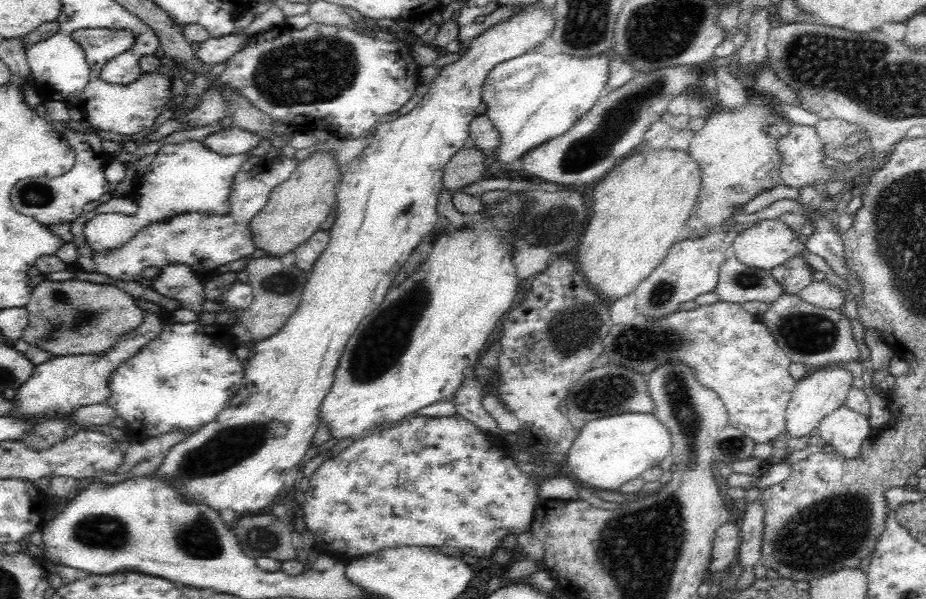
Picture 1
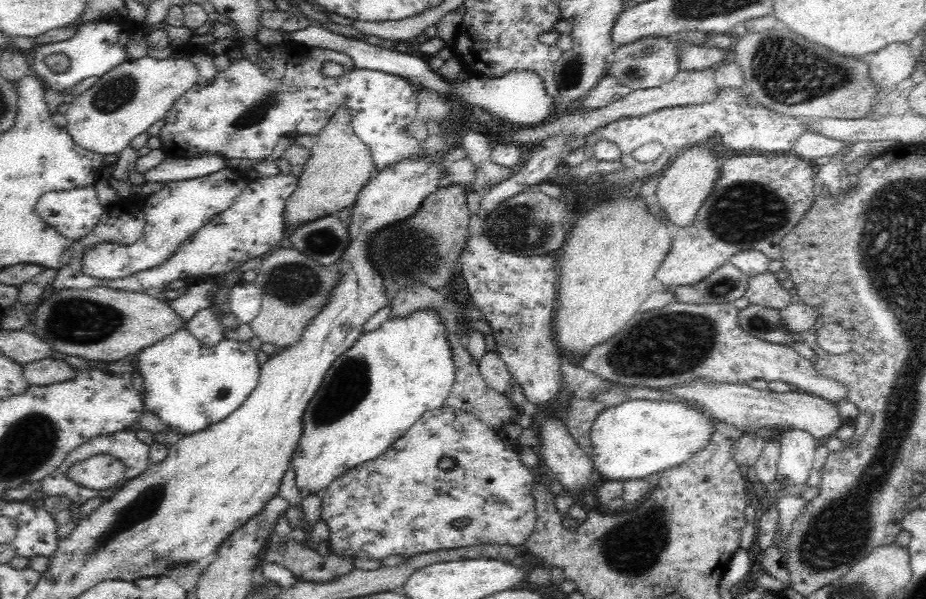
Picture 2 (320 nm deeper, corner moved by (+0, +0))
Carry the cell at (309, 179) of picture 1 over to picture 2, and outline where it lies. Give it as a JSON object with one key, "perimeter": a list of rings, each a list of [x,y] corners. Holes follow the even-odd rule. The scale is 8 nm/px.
{"perimeter":[[[342,104],[336,110],[317,137],[316,144],[311,148],[310,158],[303,165],[297,190],[286,202],[283,219],[288,228],[296,228],[304,222],[324,218],[346,206],[353,206],[371,174],[376,172],[370,147],[352,129],[352,113],[347,106]]]}

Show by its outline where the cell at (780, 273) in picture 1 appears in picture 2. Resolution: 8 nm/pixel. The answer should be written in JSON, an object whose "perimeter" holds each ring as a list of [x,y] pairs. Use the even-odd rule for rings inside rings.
{"perimeter":[[[766,271],[764,274],[748,278],[744,296],[749,304],[780,310],[790,305],[792,289],[778,281],[774,273]]]}

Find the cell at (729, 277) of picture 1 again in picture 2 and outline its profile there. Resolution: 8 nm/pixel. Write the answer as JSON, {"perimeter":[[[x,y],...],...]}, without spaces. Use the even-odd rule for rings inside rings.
{"perimeter":[[[728,262],[696,284],[684,286],[662,286],[662,291],[670,291],[674,301],[686,304],[733,303],[744,296],[748,278]]]}

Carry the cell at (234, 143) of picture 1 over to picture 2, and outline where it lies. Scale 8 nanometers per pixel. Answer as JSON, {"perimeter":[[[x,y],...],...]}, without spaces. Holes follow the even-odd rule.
{"perimeter":[[[200,155],[199,157],[174,158],[168,156],[152,169],[142,172],[145,182],[176,182],[214,174],[225,168],[225,160],[216,155]]]}

